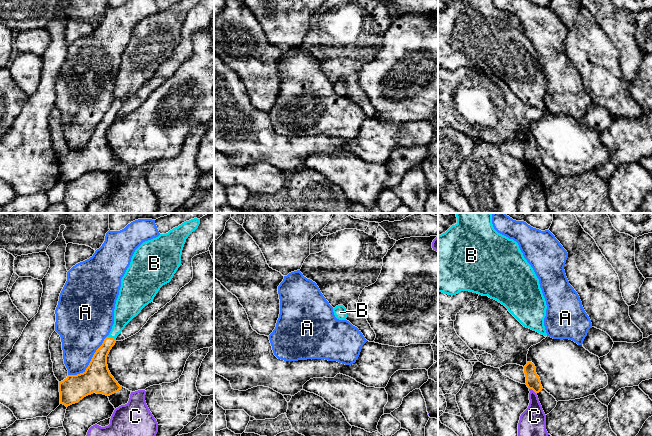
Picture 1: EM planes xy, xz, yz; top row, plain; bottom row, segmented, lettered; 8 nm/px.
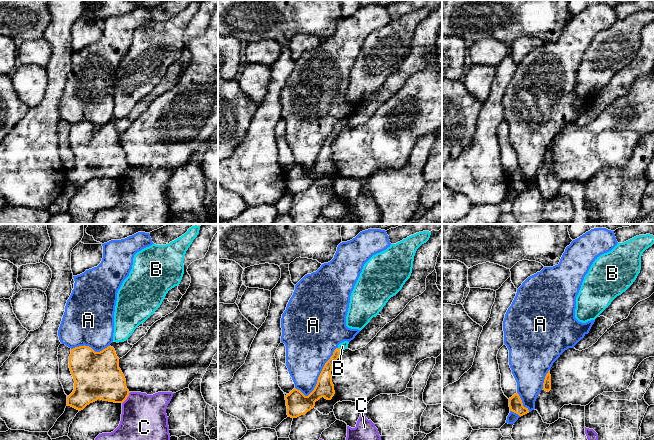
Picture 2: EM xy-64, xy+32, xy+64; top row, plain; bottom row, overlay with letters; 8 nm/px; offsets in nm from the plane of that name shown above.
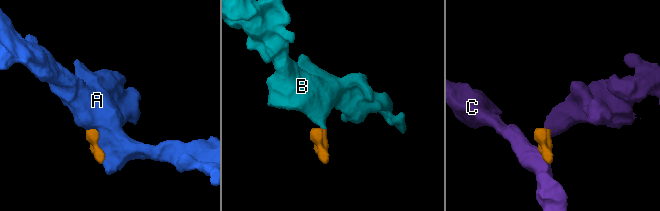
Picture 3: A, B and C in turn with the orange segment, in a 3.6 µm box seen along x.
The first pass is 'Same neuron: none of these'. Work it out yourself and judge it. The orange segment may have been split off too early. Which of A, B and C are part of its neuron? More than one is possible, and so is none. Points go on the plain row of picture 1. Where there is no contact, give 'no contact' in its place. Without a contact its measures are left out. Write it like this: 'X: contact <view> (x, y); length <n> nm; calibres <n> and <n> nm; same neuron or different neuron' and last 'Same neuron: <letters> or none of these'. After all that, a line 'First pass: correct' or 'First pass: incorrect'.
A: contact xy (90, 137); length 460 nm; calibres 220 and 360 nm; different neuron
B: contact xy (110, 113); length 80 nm; calibres 140 and 180 nm; same neuron
C: contact yz (533, 166); length 80 nm; calibres 120 and 220 nm; different neuron
Same neuron: B
First pass: incorrect

